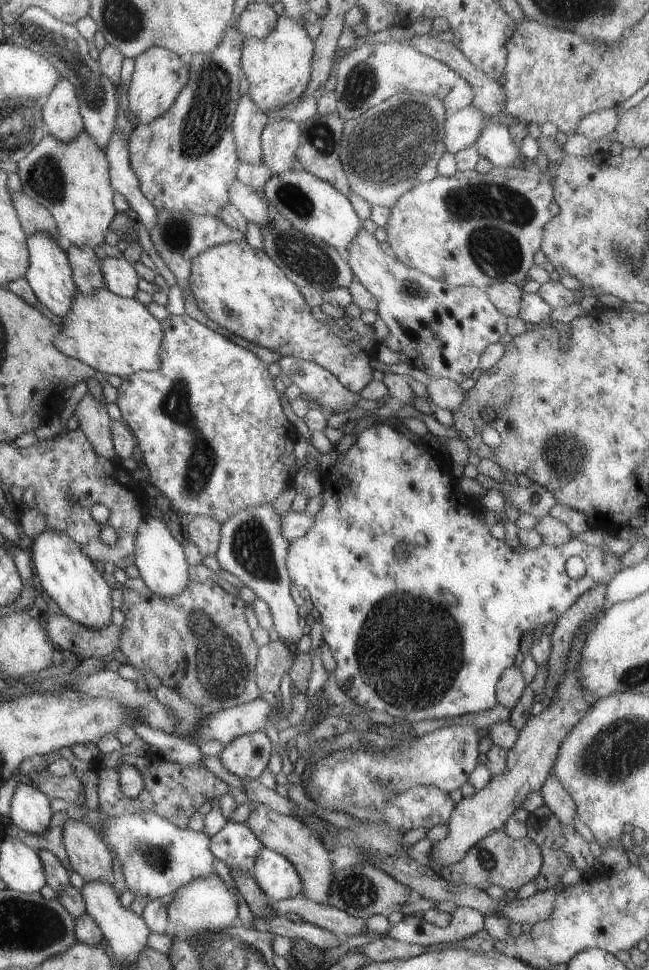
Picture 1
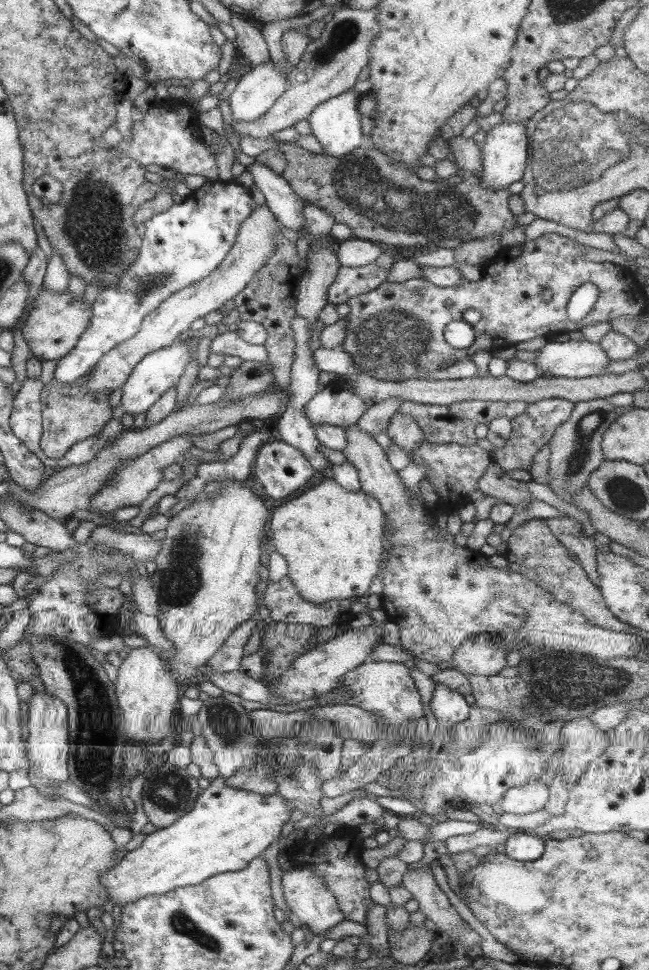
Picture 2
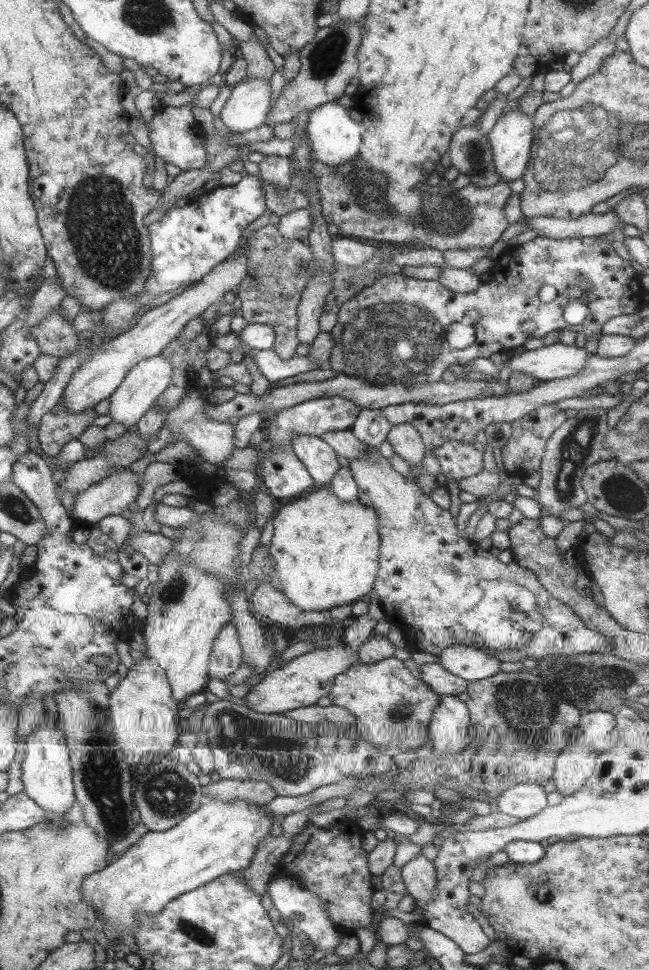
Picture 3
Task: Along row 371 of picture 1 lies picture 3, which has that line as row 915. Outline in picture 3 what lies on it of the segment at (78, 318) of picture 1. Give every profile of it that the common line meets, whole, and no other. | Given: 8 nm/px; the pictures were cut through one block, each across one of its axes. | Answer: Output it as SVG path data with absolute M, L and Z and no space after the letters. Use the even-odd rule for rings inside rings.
M206 797L199 808L190 812L181 822L167 830L147 831L128 849L112 858L112 862L100 871L85 877L81 883L81 899L101 917L101 923L95 921L95 926L101 927L101 932L109 941L110 947L117 946L123 932L133 933L137 924L135 914L151 916L159 913L165 904L177 898L184 892L195 890L218 876L245 869L257 851L257 843L270 834L273 814L265 812L262 806L247 804L243 800L237 802L221 802L215 798Z

